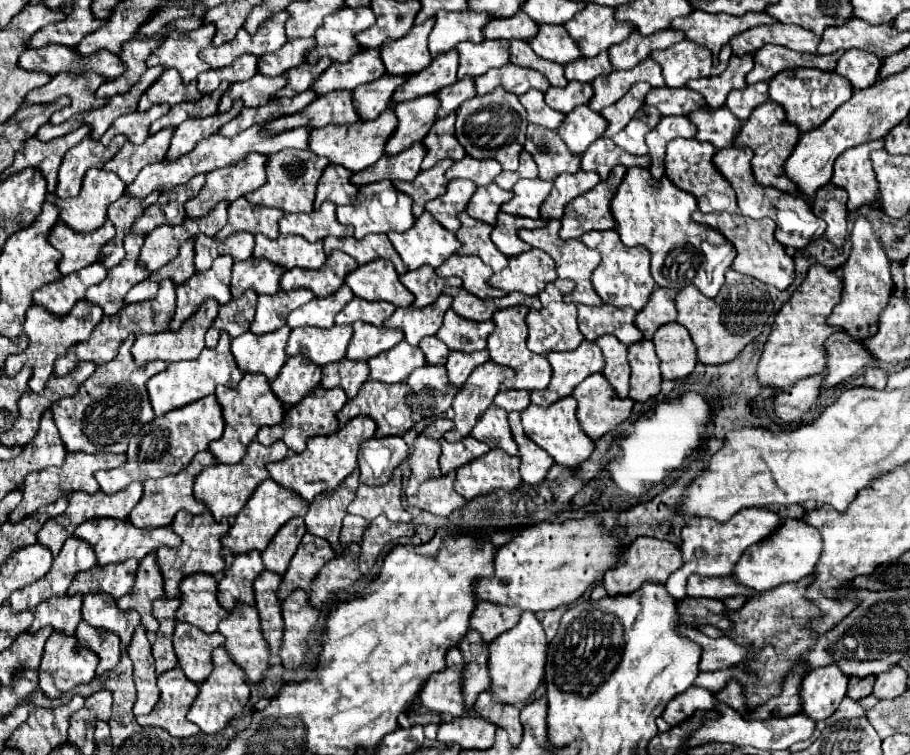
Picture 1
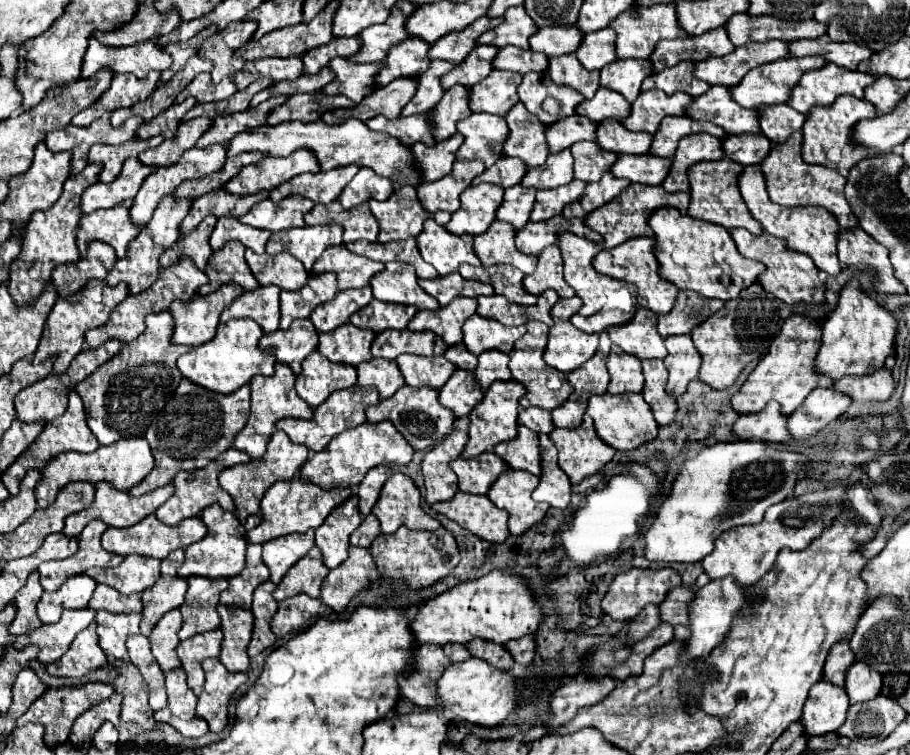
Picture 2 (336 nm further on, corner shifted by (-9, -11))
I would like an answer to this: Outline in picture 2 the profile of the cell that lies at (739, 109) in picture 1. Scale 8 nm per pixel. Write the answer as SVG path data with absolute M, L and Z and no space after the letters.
M776 104L770 108L760 108L762 112L762 132L774 142L782 144L788 140L790 134L802 128L806 122L806 116L800 112L794 112L788 104Z

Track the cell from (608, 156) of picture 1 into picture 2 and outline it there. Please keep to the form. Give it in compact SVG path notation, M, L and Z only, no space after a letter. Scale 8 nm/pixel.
M620 154L612 174L618 178L628 178L638 184L658 186L668 176L670 166L672 166L670 158L660 158L654 154L642 154L642 156Z

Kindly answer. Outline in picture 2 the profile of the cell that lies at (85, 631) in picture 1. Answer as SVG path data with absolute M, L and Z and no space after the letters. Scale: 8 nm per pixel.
M106 610L96 612L98 638L102 650L112 658L126 656L126 638L130 632L138 632L142 614L112 614Z

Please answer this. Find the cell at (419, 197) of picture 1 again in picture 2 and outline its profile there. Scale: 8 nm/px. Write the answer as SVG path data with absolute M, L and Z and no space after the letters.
M456 160L448 176L418 186L418 198L422 206L428 212L456 212L460 208L460 194L482 170L486 170L482 160Z

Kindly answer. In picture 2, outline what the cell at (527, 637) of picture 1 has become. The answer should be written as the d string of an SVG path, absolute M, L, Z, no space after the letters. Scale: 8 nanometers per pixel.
M466 660L460 664L450 664L444 676L438 680L438 702L444 712L452 718L494 728L502 724L514 710L514 676L510 672L494 672L482 660Z

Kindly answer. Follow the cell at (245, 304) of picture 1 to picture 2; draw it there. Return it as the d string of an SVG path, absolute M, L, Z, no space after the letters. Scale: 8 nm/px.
M274 284L244 292L222 312L222 320L252 318L254 322L262 326L266 334L276 332L280 328L280 298L278 296L280 296L280 288Z

